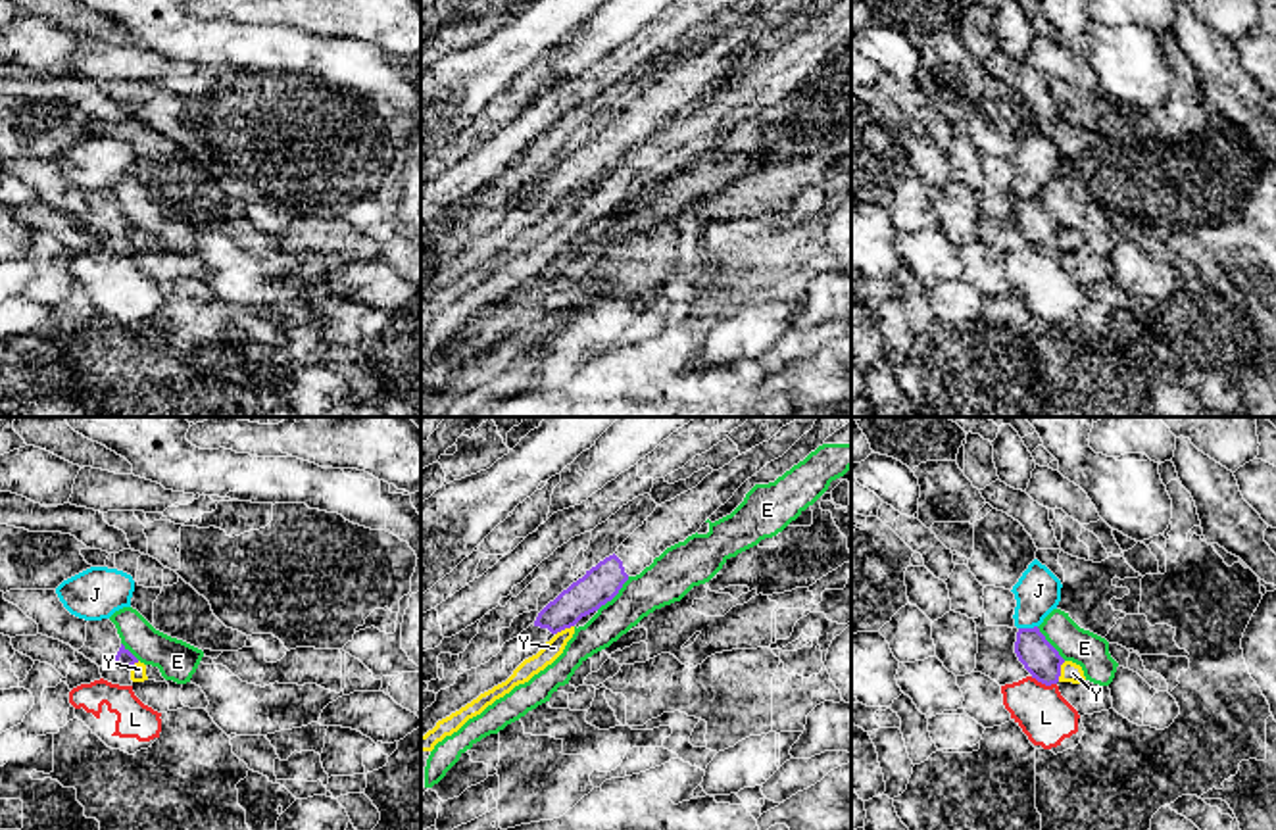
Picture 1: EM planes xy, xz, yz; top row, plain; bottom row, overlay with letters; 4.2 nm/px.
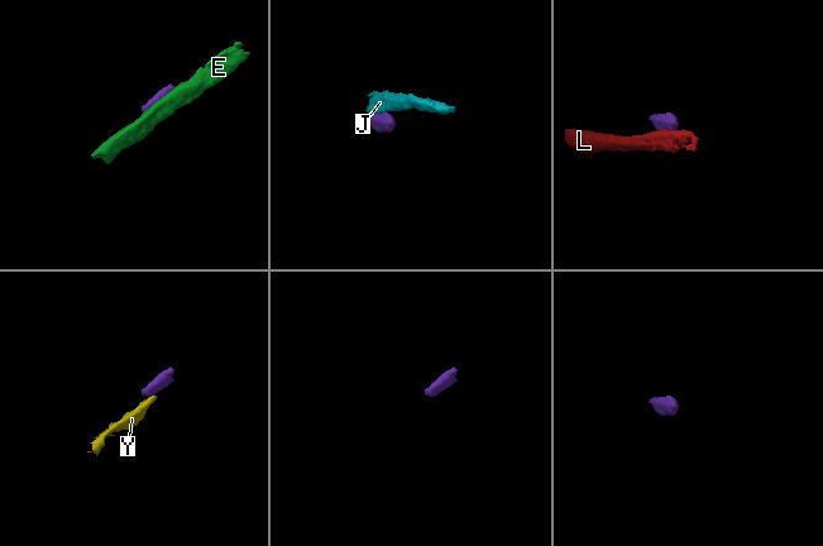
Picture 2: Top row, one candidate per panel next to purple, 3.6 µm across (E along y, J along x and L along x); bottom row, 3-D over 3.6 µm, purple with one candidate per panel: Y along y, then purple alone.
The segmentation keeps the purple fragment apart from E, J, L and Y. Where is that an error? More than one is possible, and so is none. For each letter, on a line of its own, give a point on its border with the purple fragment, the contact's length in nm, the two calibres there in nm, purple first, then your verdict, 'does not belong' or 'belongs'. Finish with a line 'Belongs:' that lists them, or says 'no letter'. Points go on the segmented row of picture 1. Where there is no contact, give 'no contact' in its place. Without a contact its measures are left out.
E: contact xz (613, 596); length 200 nm; calibres 160 and 190 nm; does not belong
J: contact yz (1027, 629); length 80 nm; calibres 150 and 190 nm; does not belong
L: contact yz (1044, 683); length 120 nm; calibres 150 and 220 nm; does not belong
Y: contact yz (1059, 671); length 90 nm; calibres 150 and 80 nm; does not belong
Belongs: no letter

